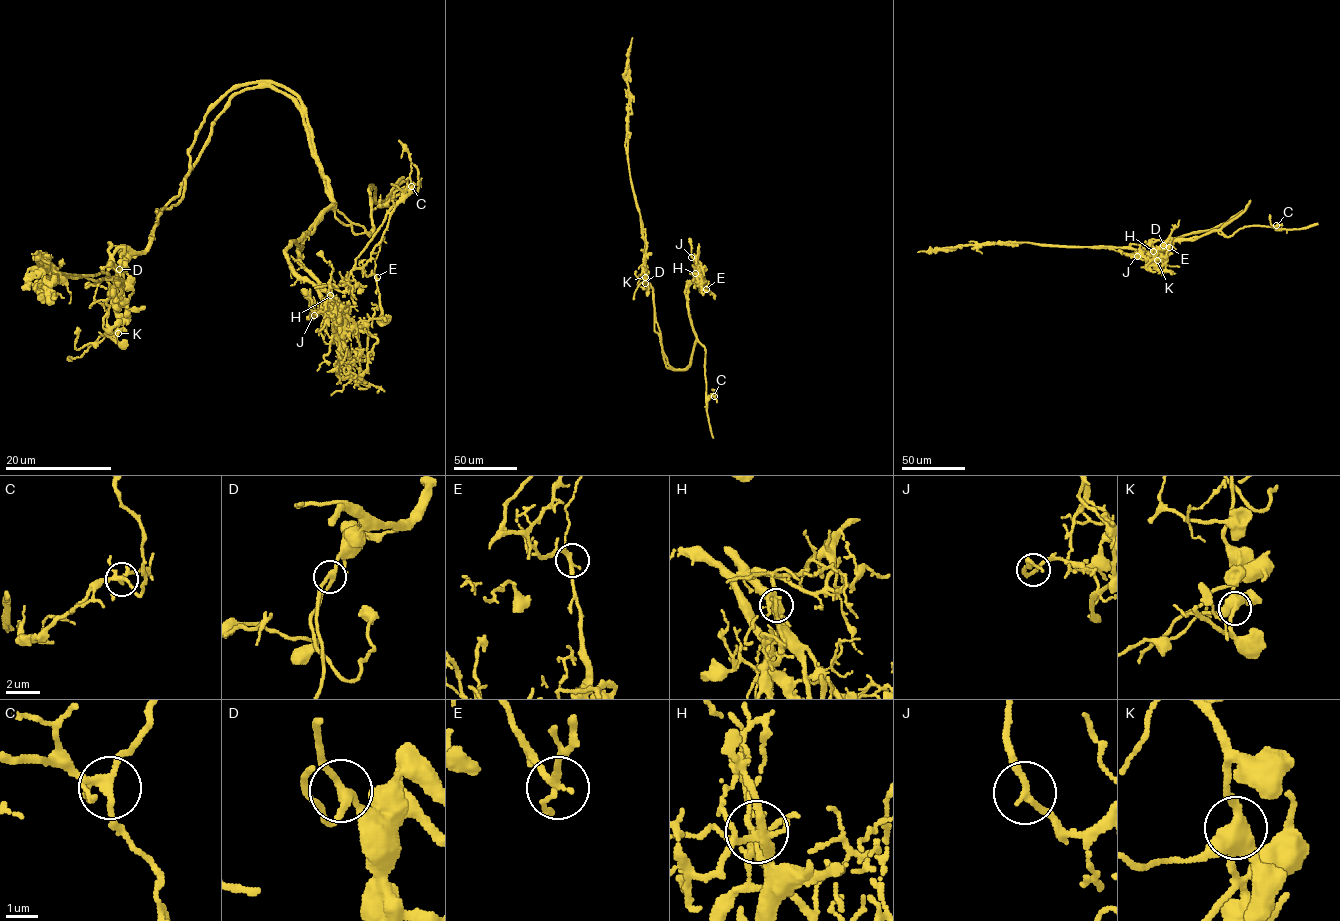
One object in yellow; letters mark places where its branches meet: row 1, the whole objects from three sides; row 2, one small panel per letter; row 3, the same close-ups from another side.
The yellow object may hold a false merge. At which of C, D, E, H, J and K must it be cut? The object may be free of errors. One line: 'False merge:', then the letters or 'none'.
False merge: H

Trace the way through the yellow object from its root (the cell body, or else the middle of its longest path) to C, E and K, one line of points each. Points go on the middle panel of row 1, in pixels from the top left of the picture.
C: (653, 296), (667, 363), (684, 369), (696, 340), (705, 351), (706, 404), (709, 396), (714, 396)
E: (653, 296), (667, 363), (684, 369), (696, 339), (688, 309), (688, 286), (697, 278), (706, 289)
K: (653, 296), (653, 288), (645, 282), (645, 277)

